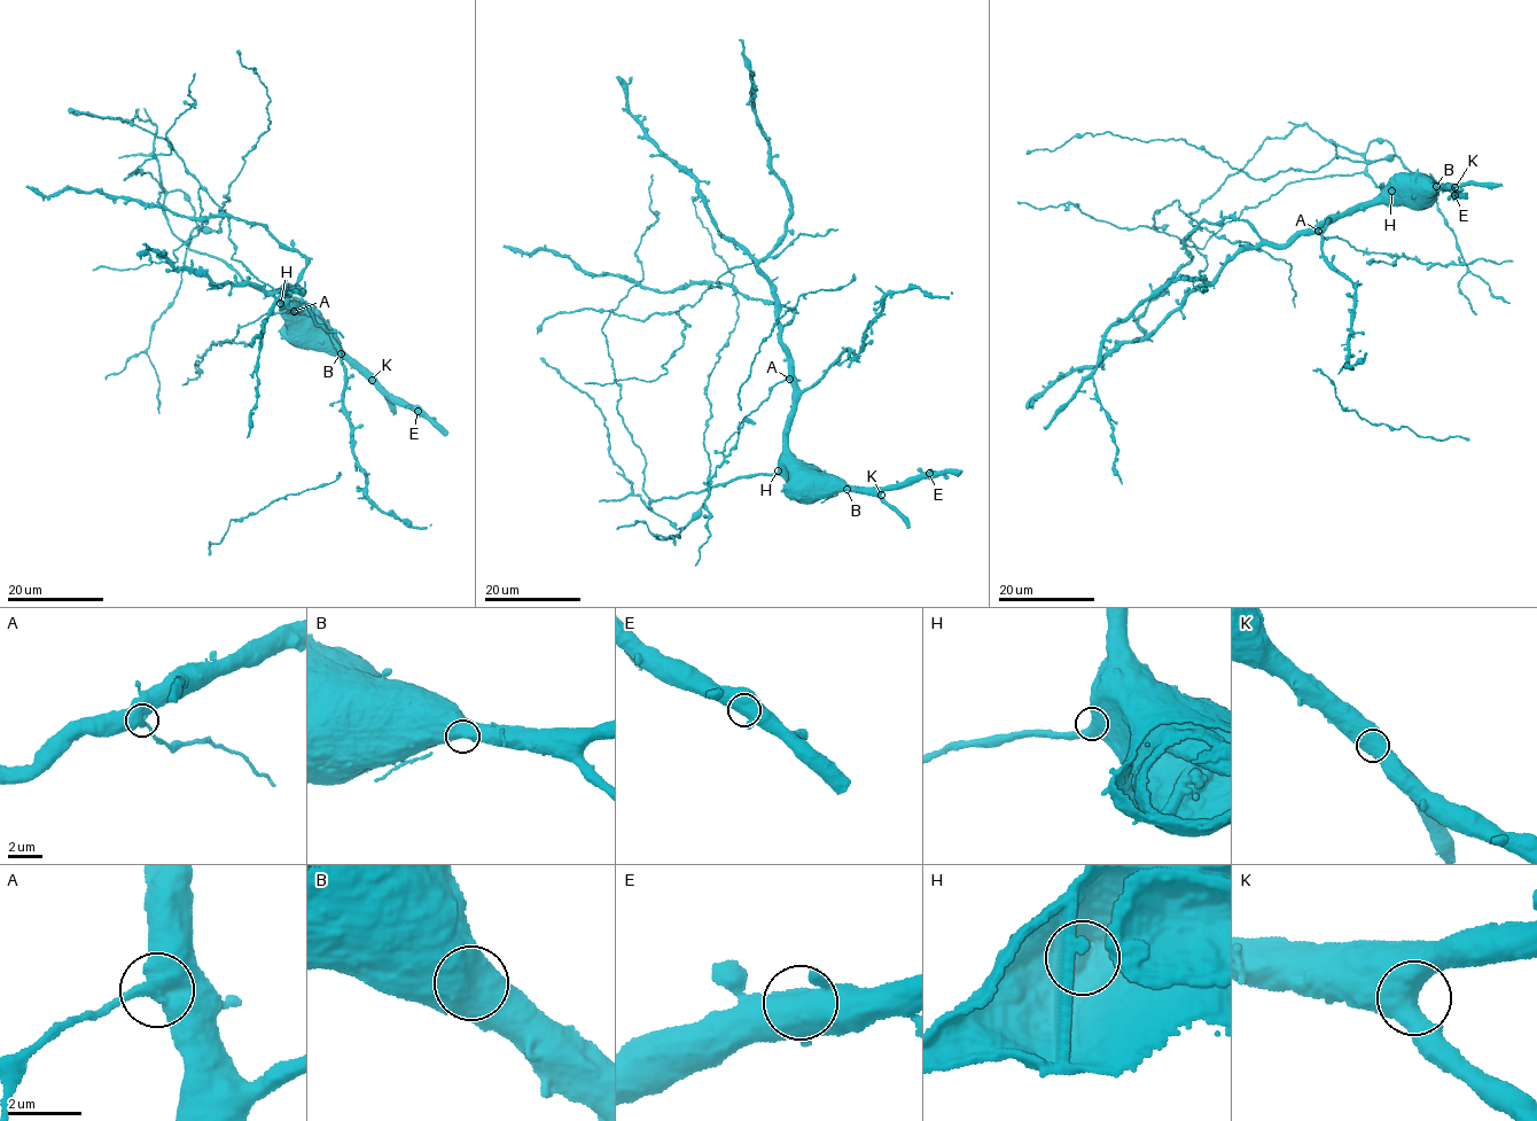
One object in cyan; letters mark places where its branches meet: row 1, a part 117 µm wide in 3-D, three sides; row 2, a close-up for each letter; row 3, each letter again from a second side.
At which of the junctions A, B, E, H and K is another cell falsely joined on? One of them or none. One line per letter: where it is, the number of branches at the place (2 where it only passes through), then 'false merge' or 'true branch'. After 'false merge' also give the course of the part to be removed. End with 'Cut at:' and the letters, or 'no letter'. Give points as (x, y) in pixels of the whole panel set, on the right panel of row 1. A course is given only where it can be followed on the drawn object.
A: at (1318, 231); 2 branches meet; false merge; foreign part runs (1318, 231), (1367, 252), (1418, 258), (1422, 264), (1512, 261)
B: at (1436, 186); 2 branches meet; true branch
E: at (1454, 195); 2 branches meet; true branch
H: at (1391, 191); 2 branches meet; true branch
K: at (1454, 187); 2 branches meet; true branch
Cut at: A

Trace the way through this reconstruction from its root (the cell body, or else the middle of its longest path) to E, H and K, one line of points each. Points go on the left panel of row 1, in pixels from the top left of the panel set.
E: (301, 326), (304, 322), (316, 322), (389, 392), (418, 411)
H: (301, 326), (280, 303)
K: (301, 326), (304, 322), (316, 322), (372, 380)

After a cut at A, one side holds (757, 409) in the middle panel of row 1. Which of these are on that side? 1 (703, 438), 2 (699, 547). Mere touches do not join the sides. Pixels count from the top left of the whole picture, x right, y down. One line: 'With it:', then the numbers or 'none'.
With it: 2

